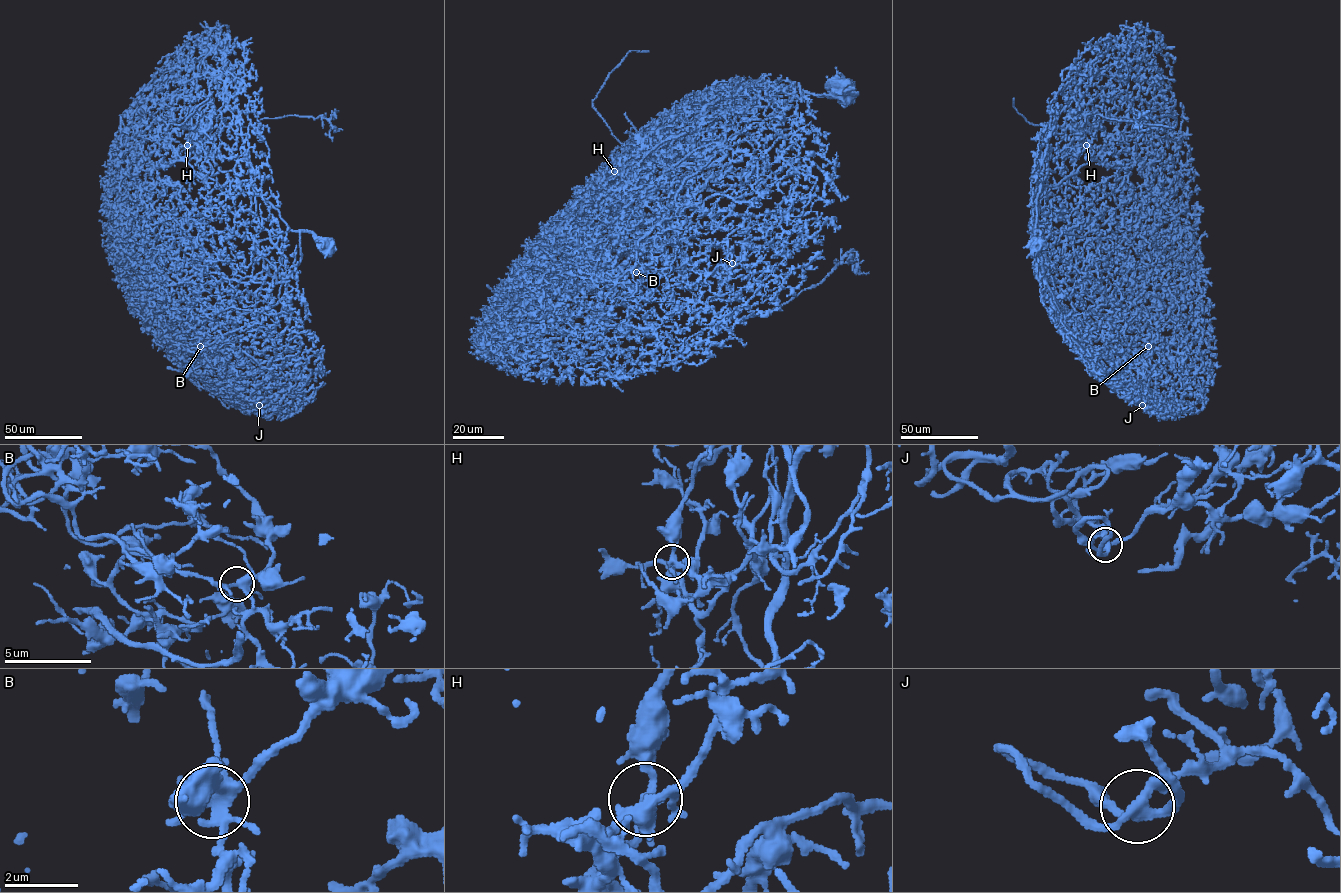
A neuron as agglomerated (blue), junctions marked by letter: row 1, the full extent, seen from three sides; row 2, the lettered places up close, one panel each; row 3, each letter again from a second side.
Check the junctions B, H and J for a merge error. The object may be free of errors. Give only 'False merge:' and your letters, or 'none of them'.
False merge: H

